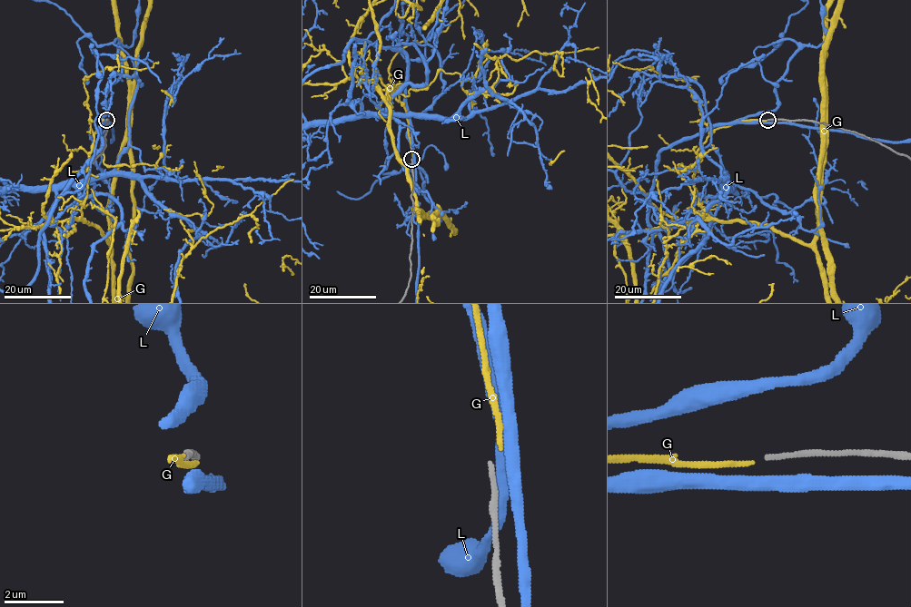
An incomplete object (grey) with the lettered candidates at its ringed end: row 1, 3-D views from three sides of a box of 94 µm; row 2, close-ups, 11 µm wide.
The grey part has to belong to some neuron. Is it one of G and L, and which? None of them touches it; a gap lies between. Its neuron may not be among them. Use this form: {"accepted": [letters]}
{"accepted": []}

